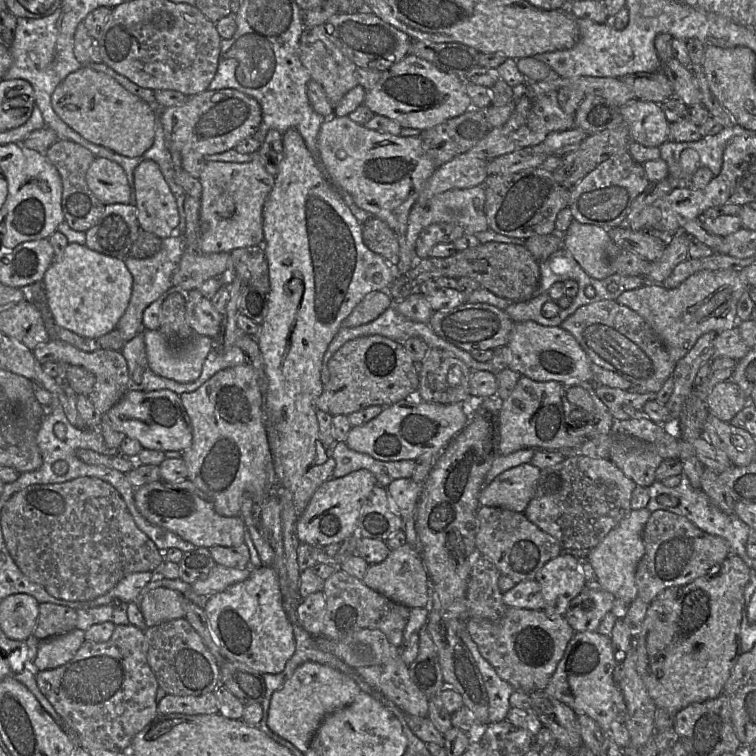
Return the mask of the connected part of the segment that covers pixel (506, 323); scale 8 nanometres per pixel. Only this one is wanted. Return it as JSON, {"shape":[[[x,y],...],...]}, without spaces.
{"shape":[[[465,303],[451,310],[432,313],[428,325],[444,341],[471,353],[507,346],[515,323],[504,310],[483,303]]]}

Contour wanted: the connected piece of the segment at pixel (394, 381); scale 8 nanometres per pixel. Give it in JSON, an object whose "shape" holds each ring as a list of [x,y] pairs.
{"shape":[[[381,335],[359,337],[341,346],[327,364],[329,380],[316,400],[316,409],[331,416],[348,416],[370,406],[388,407],[416,398],[418,365],[401,343]]]}

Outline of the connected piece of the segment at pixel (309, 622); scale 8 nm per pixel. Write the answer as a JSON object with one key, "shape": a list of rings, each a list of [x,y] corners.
{"shape":[[[323,592],[302,598],[296,606],[297,622],[310,635],[321,636],[324,629],[326,600]]]}

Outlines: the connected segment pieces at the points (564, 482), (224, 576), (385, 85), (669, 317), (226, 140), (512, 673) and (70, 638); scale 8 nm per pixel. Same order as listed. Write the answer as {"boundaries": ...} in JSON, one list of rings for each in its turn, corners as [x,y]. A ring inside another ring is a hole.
{"boundaries":[[[[588,456],[566,457],[562,462],[541,470],[536,493],[523,514],[543,532],[554,537],[562,549],[592,549],[631,512],[631,496],[637,485],[609,459]]],[[[215,564],[205,577],[191,584],[192,590],[198,595],[210,596],[247,579],[250,573],[250,567],[236,569]]],[[[407,54],[401,61],[381,72],[376,84],[366,91],[364,105],[374,114],[387,117],[401,128],[425,131],[472,108],[465,92],[465,81],[448,74],[429,61]]],[[[739,270],[699,271],[673,289],[666,289],[661,284],[646,283],[637,289],[623,292],[616,301],[635,311],[646,321],[671,359],[677,363],[703,334],[710,331],[722,332],[737,325],[737,303],[746,289],[747,284],[740,277]]],[[[236,89],[206,90],[188,97],[183,104],[162,108],[159,112],[170,153],[195,151],[203,156],[222,153],[234,149],[242,140],[256,135],[260,128],[260,104],[253,97]]],[[[508,607],[504,616],[495,621],[469,618],[466,623],[466,630],[476,643],[481,655],[493,666],[499,677],[510,683],[515,690],[527,694],[547,688],[559,662],[563,658],[569,641],[575,634],[575,631],[563,616],[549,617],[543,610],[514,607]],[[551,646],[553,646],[553,650],[550,659],[543,664],[538,663],[538,651],[543,650],[545,647],[547,649],[551,648]]],[[[74,629],[65,635],[40,641],[34,661],[36,670],[52,670],[69,662],[85,642],[84,634],[85,631]]]]}

